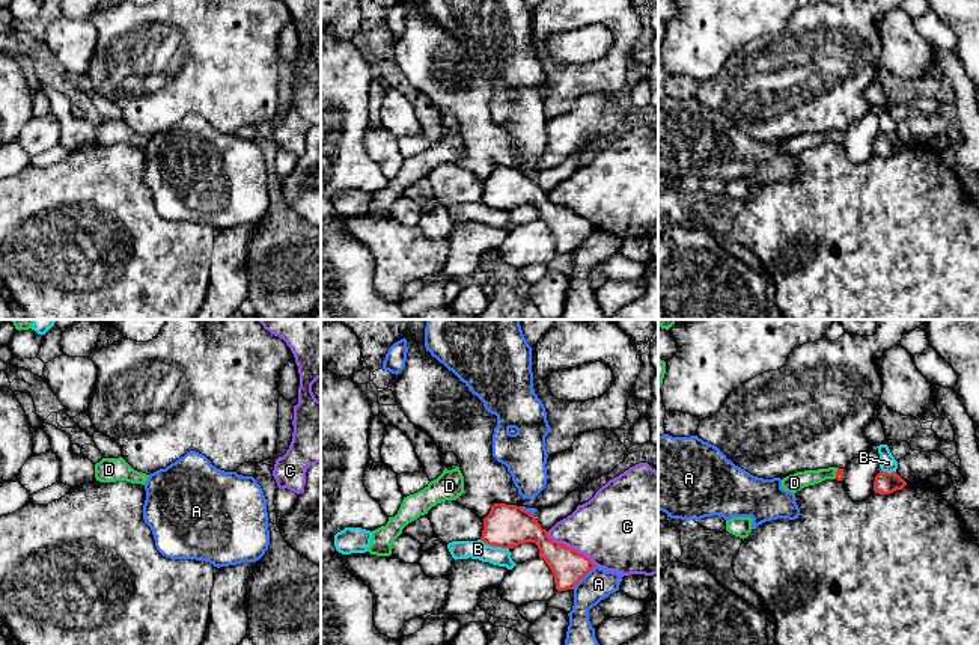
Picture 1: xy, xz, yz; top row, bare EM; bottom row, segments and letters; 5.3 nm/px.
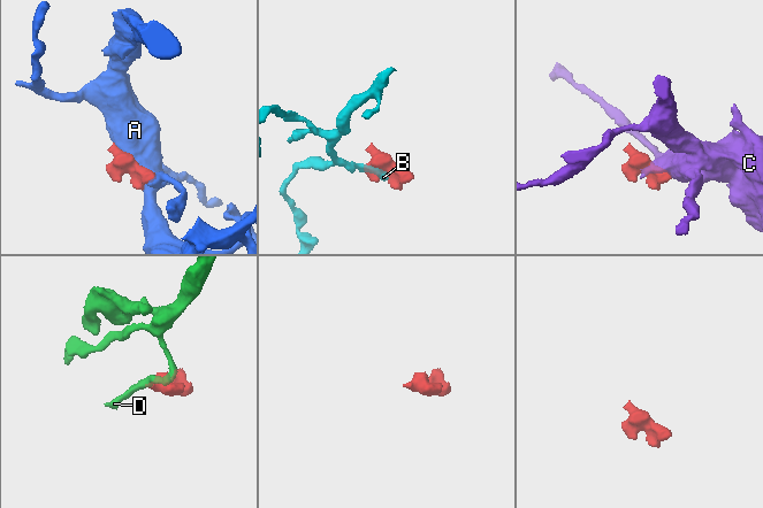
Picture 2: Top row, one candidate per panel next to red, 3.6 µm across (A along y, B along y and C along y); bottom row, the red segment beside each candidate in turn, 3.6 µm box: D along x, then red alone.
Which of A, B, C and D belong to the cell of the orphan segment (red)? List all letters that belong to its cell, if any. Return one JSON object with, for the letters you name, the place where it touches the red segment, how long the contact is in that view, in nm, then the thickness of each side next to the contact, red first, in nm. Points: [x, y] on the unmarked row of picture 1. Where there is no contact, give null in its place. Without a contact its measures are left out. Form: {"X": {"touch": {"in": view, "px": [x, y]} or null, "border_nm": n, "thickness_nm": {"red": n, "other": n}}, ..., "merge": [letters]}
{"D": {"touch": {"in": "yz", "px": [836, 136]}, "border_nm": 70, "thickness_nm": {"red": 50, "other": 100}}, "merge": ["D"]}

